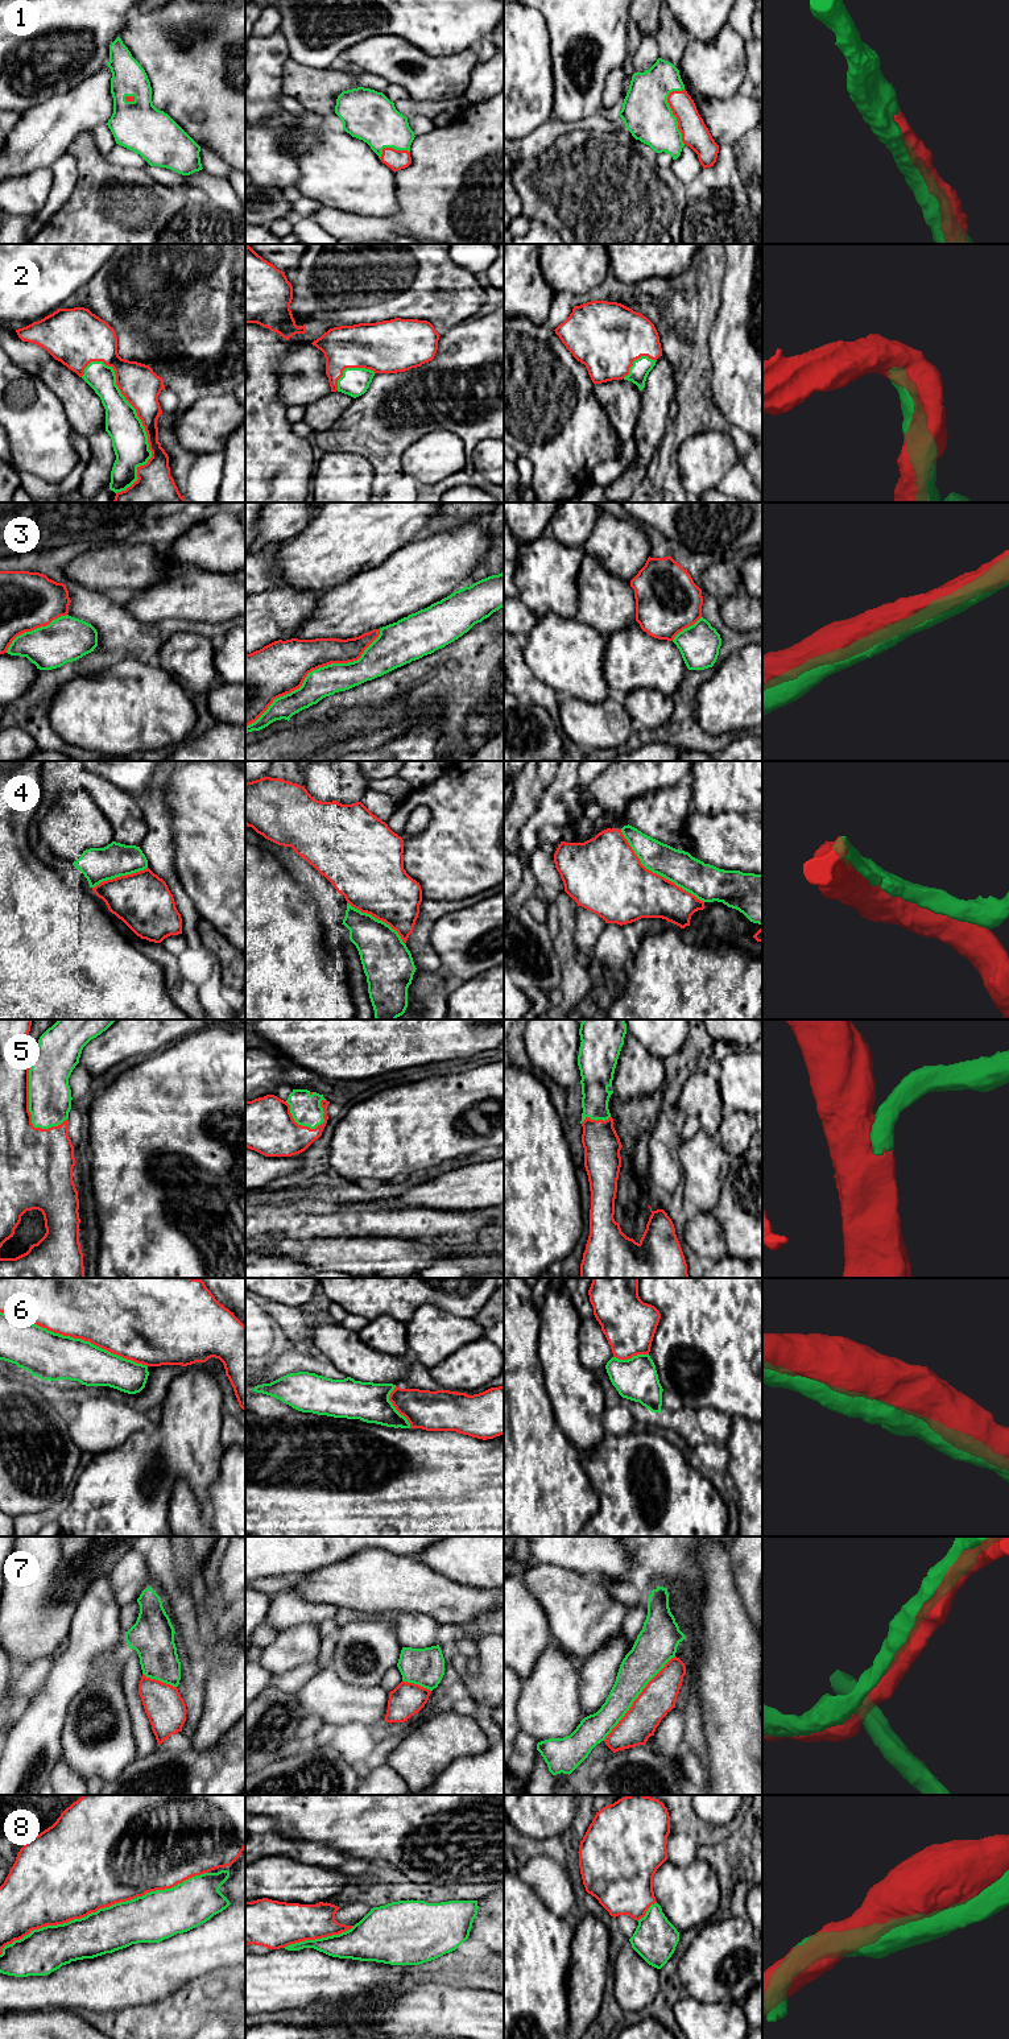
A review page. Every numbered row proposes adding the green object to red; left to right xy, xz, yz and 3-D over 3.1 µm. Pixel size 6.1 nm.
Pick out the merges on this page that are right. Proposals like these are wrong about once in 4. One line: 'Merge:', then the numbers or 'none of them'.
Merge: 1, 2, 3, 4, 5, 6, 7

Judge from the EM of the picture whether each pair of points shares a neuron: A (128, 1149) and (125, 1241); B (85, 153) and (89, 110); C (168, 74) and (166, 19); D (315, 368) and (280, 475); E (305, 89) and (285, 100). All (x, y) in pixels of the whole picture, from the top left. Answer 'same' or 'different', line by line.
A: same
B: different
C: same
D: different
E: different

